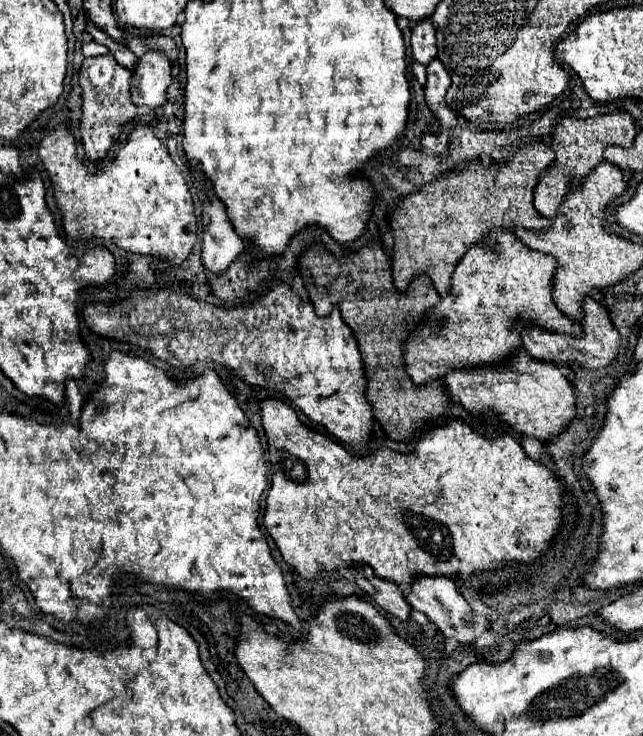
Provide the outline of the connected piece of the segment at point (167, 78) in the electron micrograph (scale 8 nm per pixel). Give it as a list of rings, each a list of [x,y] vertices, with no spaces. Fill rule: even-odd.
[[[152,49],[142,55],[132,71],[132,101],[156,109],[166,103],[166,89],[172,81],[170,61],[164,51]]]

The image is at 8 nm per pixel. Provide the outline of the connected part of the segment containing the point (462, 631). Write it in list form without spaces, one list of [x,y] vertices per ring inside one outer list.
[[[416,575],[412,577],[412,585],[406,591],[406,601],[422,611],[430,621],[434,621],[440,631],[444,633],[444,637],[448,639],[456,639],[462,645],[474,645],[476,639],[490,627],[490,619],[484,615],[478,615],[470,609],[470,605],[466,603],[466,599],[456,591],[456,585],[452,579],[444,577],[444,575]]]

